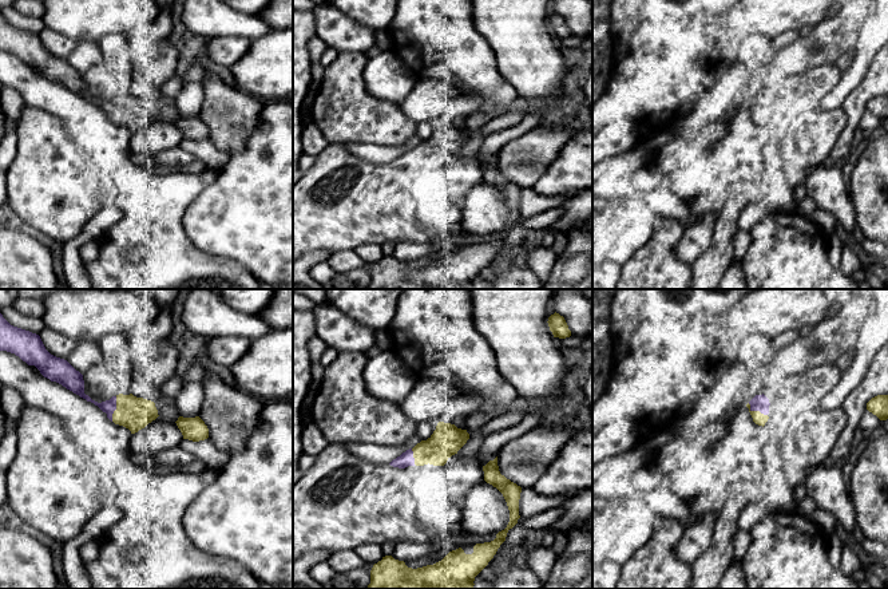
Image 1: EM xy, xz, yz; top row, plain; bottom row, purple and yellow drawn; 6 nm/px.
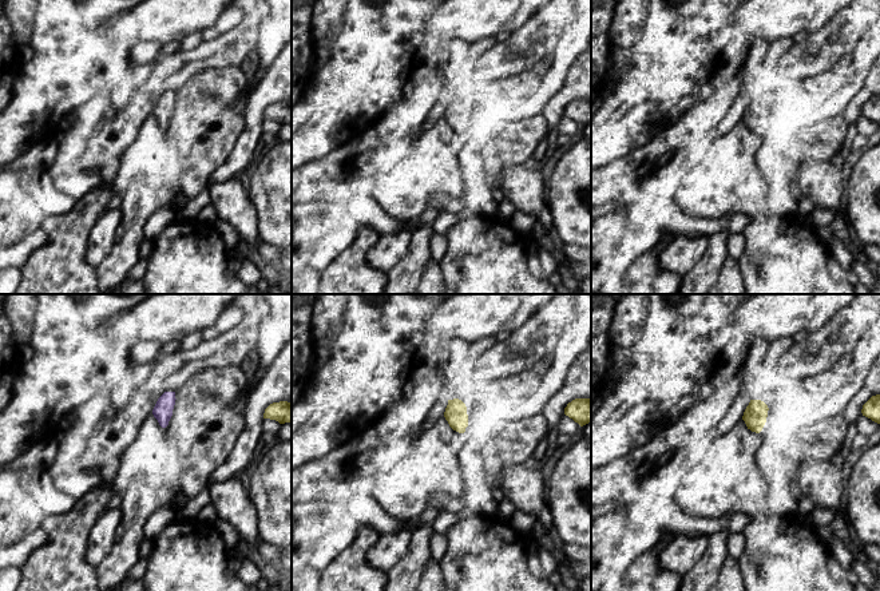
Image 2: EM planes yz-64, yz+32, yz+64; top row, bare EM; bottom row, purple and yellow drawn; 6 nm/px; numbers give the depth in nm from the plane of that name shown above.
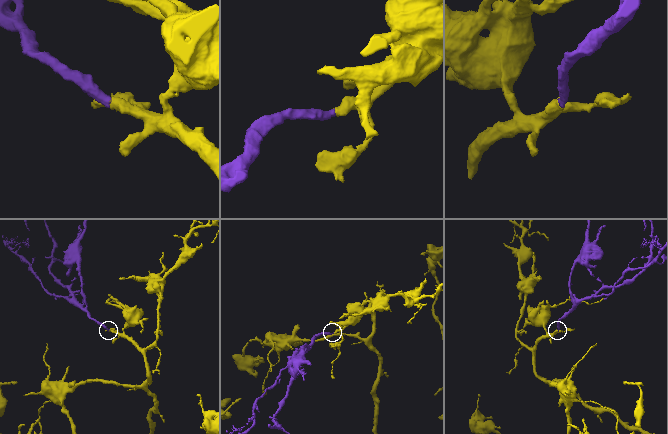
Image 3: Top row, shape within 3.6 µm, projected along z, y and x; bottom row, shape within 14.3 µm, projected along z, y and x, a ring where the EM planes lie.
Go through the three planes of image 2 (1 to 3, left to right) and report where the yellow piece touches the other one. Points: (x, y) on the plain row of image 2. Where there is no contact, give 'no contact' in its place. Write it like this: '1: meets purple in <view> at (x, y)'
1: no contact
2: no contact
3: no contact

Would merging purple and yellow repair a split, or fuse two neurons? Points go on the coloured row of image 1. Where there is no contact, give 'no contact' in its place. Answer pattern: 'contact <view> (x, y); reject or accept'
contact xy (115, 408); accept

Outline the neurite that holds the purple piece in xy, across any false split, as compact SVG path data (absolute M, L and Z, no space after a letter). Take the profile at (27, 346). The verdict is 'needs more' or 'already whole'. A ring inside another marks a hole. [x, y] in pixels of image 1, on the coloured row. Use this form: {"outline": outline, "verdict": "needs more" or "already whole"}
{"outline": "M1 313L0 351L15 353L28 365L35 365L44 377L94 403L107 414L111 422L128 428L131 434L144 428L159 416L154 402L132 394L119 394L102 403L92 400L84 394L84 380L79 371L67 360L51 355L39 335L11 325Z", "verdict": "needs more"}

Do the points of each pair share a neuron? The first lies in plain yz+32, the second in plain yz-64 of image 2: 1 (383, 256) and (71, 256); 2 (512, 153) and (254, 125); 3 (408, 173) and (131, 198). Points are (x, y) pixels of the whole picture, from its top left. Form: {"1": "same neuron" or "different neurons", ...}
{"1": "different neurons", "2": "different neurons", "3": "different neurons"}

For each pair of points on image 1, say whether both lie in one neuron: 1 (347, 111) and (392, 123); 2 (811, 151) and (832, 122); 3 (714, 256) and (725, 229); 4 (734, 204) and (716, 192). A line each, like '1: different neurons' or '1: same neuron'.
1: same neuron
2: same neuron
3: same neuron
4: different neurons

